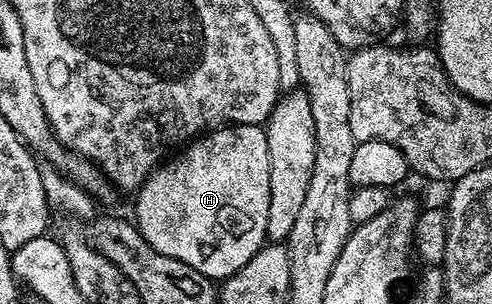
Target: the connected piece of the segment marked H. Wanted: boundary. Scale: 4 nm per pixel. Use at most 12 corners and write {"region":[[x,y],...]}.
{"region":[[268,133],[195,137],[135,193],[158,254],[213,282],[266,243]]}

